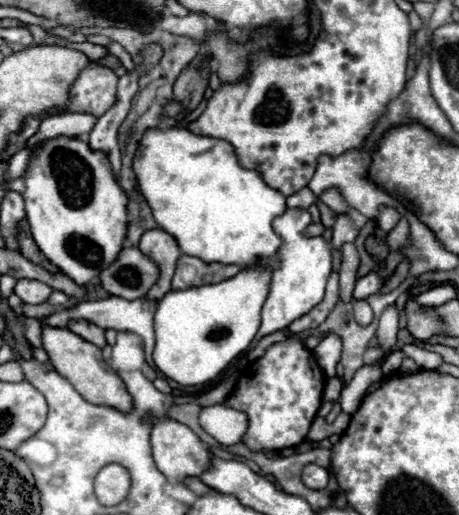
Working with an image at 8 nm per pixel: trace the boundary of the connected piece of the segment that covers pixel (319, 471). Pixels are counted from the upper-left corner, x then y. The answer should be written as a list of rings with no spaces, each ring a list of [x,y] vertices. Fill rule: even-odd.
[[[306,464],[304,470],[302,470],[302,482],[312,488],[312,490],[320,490],[320,488],[326,488],[328,486],[328,470],[318,466],[318,464]]]

